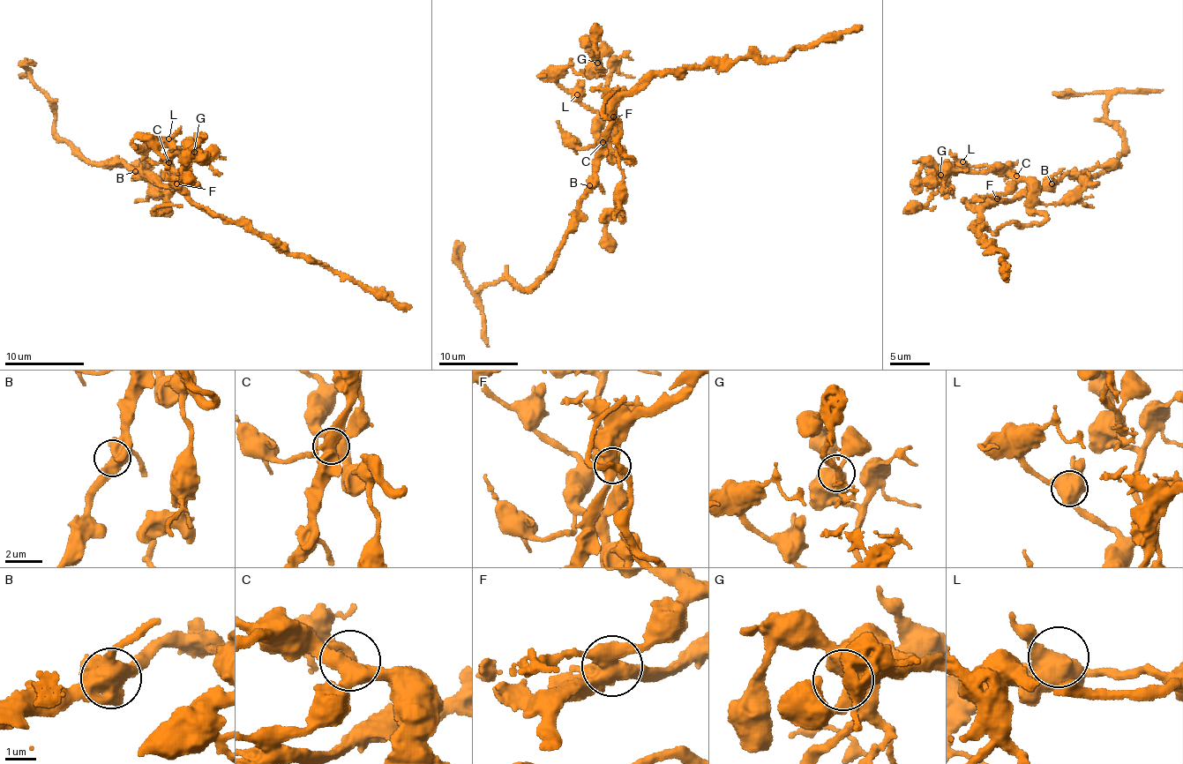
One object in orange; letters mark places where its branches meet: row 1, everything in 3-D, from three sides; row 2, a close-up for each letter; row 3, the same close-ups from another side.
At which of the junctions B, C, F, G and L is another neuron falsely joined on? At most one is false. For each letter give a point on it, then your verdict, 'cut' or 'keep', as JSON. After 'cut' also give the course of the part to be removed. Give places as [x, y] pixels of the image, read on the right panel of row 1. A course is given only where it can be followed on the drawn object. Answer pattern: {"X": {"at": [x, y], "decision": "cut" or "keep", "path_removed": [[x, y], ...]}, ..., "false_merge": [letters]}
{"B": {"at": [1051, 183], "decision": "keep"}, "C": {"at": [1016, 176], "decision": "keep"}, "F": {"at": [997, 198], "decision": "cut", "path_removed": [[997, 199], [1037, 193], [1065, 175], [1104, 174], [1122, 152], [1122, 135], [1107, 122], [1106, 94], [1052, 94]]}, "G": {"at": [940, 175], "decision": "keep"}, "L": {"at": [962, 161], "decision": "keep"}, "false_merge": ["F"]}

